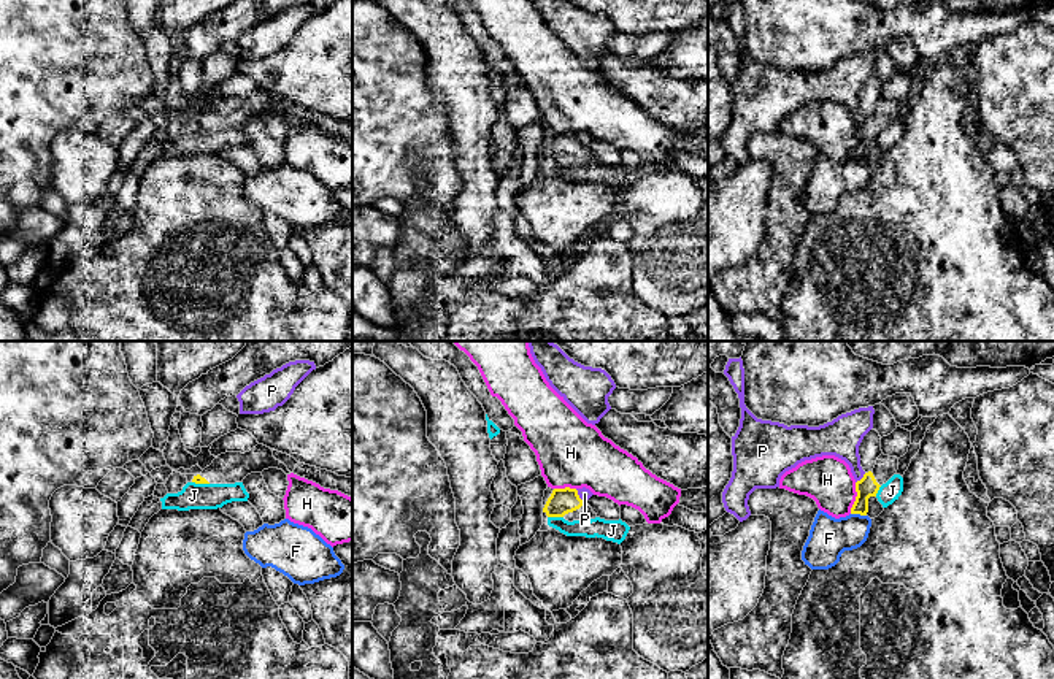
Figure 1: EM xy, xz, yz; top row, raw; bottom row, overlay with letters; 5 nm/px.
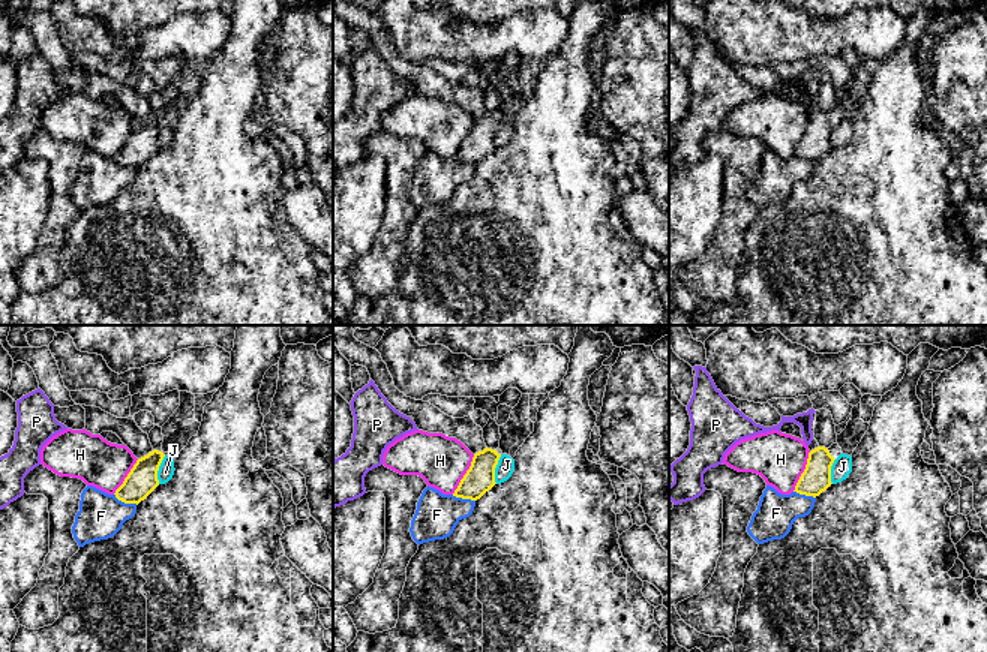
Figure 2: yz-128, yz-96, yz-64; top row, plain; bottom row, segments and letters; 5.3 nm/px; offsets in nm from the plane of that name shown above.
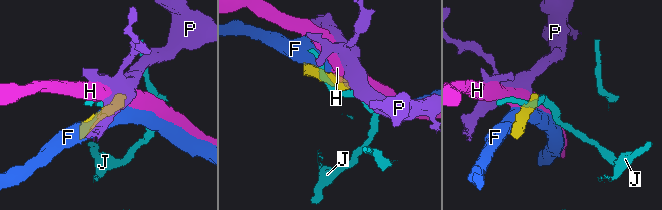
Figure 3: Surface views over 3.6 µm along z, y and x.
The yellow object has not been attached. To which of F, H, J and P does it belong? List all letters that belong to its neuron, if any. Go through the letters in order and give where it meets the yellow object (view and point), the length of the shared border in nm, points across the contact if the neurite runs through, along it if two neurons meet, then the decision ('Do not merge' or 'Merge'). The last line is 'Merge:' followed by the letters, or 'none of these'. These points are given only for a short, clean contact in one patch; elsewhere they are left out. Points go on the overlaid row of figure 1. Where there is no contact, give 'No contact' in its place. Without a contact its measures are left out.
F: Touches yellow at yz (859, 513). Shared border 80 nm. Do not merge
H: Touches yellow at yz (856, 498). Shared border 160 nm. Boundary: yz (856, 483), (856, 500), (850, 513). Do not merge
J: Touches yellow at xz (556, 516). Shared border 80 nm. Boundary: xz (548, 516), (562, 517). Do not merge
P: Touches yellow at xz (578, 497). Shared border 90 nm. Boundary: xz (575, 489), (586, 502). Do not merge
Merge: none of these

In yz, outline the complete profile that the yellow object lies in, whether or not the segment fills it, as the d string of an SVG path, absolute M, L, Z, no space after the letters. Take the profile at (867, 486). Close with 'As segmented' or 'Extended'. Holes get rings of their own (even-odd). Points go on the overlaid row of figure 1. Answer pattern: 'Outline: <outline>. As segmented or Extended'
Outline: M881 454L871 471L865 473L860 481L856 482L856 501L851 508L851 514L867 516L868 498L876 497L879 487L886 484L898 470L898 458Z. Extended

